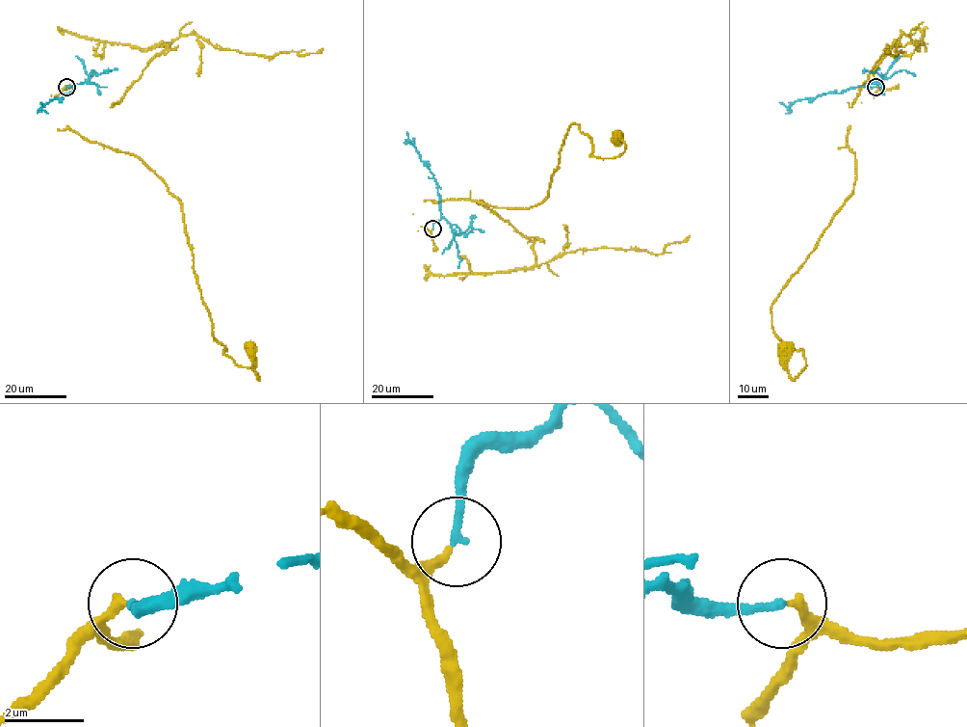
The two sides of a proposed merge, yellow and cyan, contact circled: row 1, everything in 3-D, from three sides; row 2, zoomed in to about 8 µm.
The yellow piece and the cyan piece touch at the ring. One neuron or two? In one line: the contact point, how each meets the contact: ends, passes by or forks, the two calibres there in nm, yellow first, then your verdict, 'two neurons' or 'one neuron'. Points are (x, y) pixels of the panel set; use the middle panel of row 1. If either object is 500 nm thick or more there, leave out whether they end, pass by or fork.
(432, 228) | yellow ends | cyan ends | 220/200 nm | one neuron

